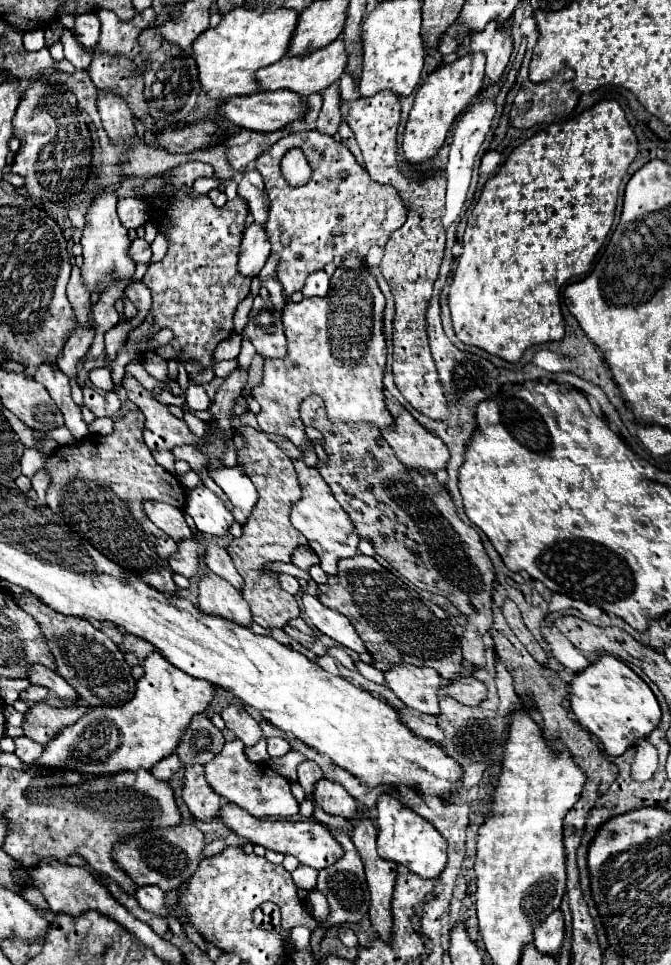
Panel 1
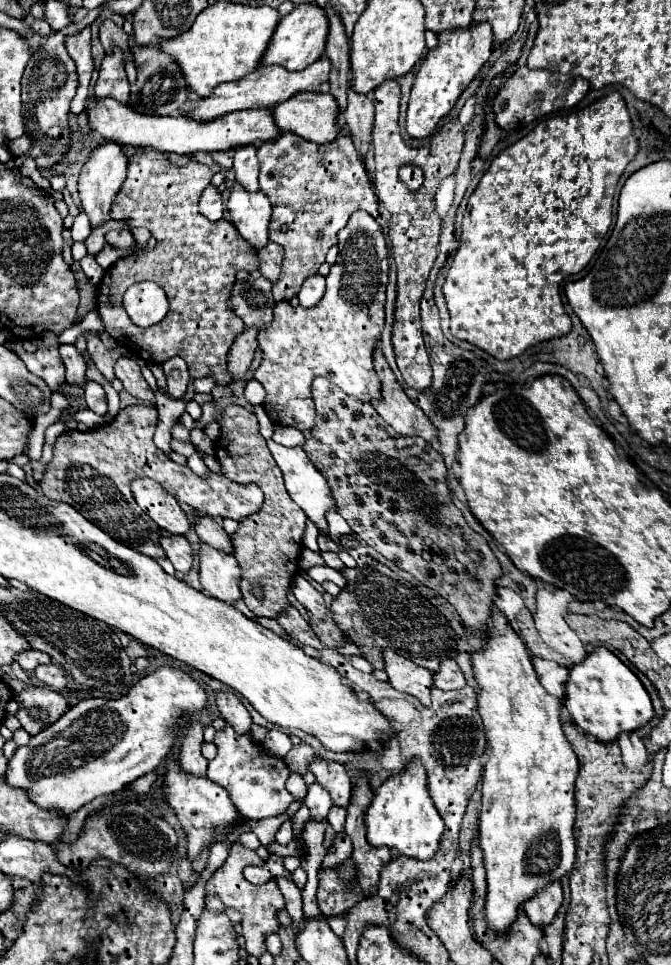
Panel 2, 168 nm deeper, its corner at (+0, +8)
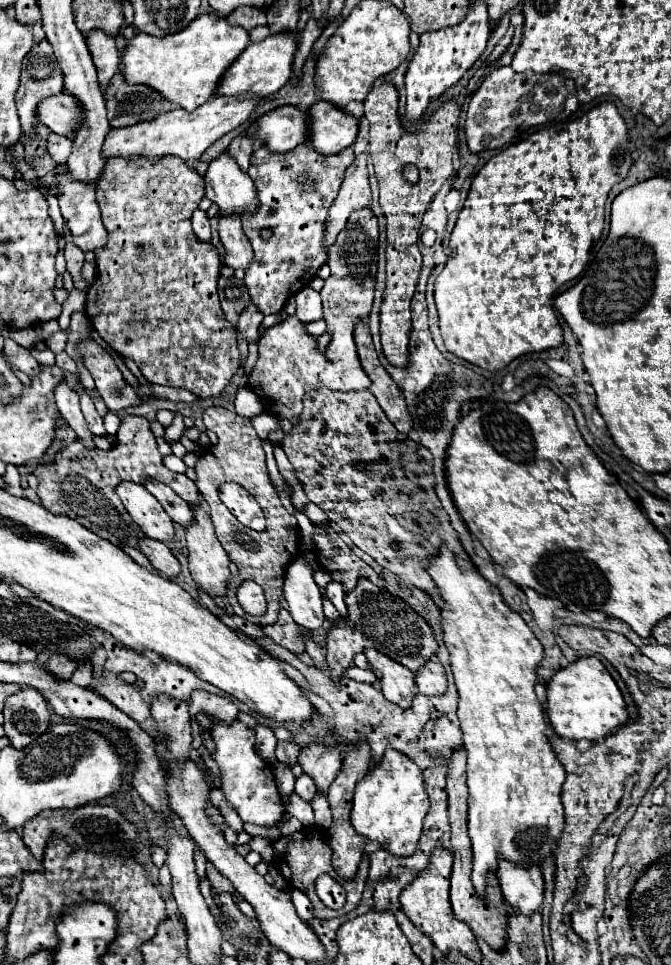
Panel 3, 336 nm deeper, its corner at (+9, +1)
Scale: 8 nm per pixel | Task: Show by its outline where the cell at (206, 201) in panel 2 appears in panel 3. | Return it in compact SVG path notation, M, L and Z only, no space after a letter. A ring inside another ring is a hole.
M203 209L193 211L191 223L193 223L193 231L195 231L197 239L203 239L203 241L211 239L211 223L209 223L209 217L207 217L207 213Z

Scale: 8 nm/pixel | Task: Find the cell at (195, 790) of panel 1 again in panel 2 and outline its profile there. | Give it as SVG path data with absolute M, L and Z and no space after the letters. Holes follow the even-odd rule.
M190 722L186 726L186 732L180 744L180 764L188 774L194 774L194 776L206 776L206 770L208 770L208 762L200 754L202 732L204 732L204 726L200 722Z

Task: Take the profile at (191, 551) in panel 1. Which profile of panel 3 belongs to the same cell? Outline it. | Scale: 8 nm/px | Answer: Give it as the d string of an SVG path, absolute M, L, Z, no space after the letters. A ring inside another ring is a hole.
M141 539L139 541L139 551L143 555L147 555L147 559L153 563L153 567L161 575L165 575L169 579L173 579L173 577L179 575L181 565L179 565L177 557L171 553L171 549L165 543L155 541L155 539Z

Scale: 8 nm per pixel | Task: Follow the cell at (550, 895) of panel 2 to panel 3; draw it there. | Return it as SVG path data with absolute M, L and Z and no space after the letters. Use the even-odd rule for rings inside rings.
M501 861L501 873L497 873L505 901L515 913L531 917L543 905L545 881L541 869L517 869L509 861Z

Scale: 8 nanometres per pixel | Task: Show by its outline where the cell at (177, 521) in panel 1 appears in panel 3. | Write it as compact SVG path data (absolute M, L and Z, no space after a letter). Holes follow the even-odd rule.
M123 481L117 485L117 495L123 501L127 513L141 527L149 539L169 541L175 535L173 519L167 515L163 505L141 483Z

